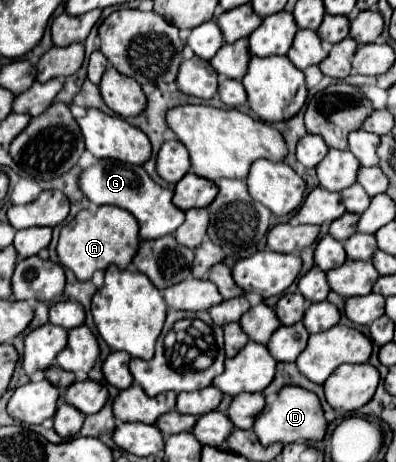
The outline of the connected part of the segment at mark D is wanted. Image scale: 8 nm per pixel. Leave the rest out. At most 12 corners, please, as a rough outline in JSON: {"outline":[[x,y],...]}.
{"outline":[[284,386],[254,422],[264,446],[322,440],[318,396]]}

